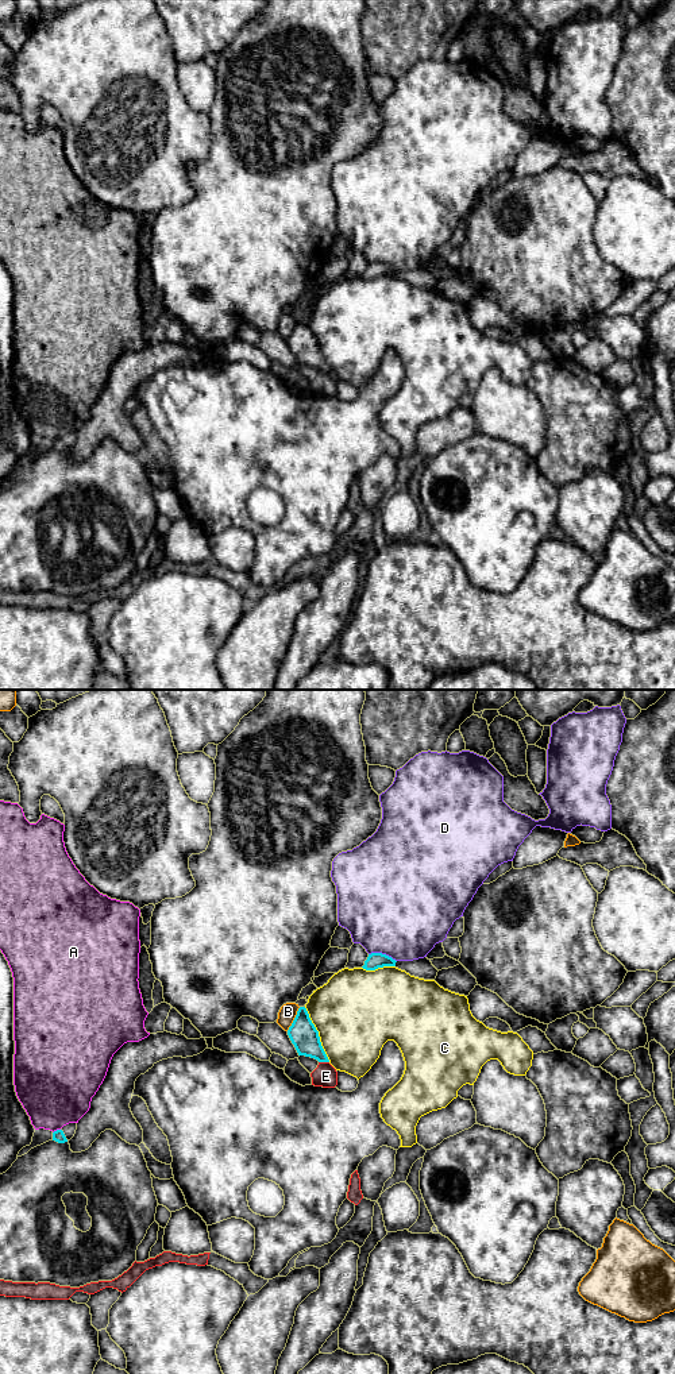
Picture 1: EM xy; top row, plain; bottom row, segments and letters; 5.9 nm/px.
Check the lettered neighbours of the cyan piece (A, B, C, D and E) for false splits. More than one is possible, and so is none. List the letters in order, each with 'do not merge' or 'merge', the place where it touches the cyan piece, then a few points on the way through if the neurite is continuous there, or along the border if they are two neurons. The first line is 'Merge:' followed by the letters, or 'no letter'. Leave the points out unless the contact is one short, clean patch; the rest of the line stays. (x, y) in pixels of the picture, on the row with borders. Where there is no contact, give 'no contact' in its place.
Merge: no letter
A: do not merge; meets cyan in xy at (57, 1130)
B: do not merge; meets cyan in xy at (294, 1019)
C: do not merge; meets cyan in xy at (317, 1034)
D: do not merge; meets cyan in xy at (381, 953)
E: do not merge; meets cyan in xy at (324, 1061)

